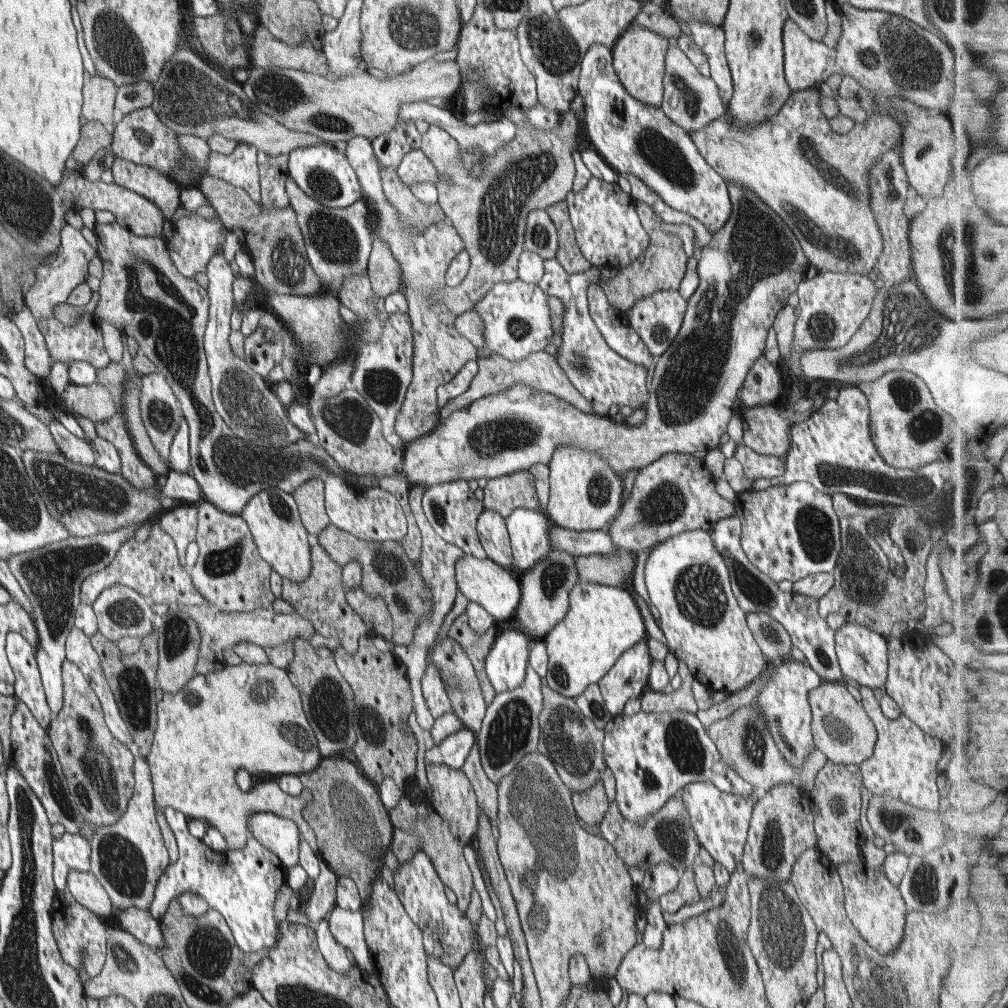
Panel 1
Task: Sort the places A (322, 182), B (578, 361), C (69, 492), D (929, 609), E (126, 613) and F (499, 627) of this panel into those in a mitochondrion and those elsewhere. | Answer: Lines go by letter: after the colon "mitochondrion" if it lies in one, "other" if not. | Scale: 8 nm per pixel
A: mitochondrion
B: mitochondrion
C: mitochondrion
D: other
E: mitochondrion
F: other

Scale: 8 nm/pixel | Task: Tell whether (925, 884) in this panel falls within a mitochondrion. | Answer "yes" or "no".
yes

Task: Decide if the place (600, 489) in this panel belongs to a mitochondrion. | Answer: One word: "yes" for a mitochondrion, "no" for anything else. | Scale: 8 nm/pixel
yes

